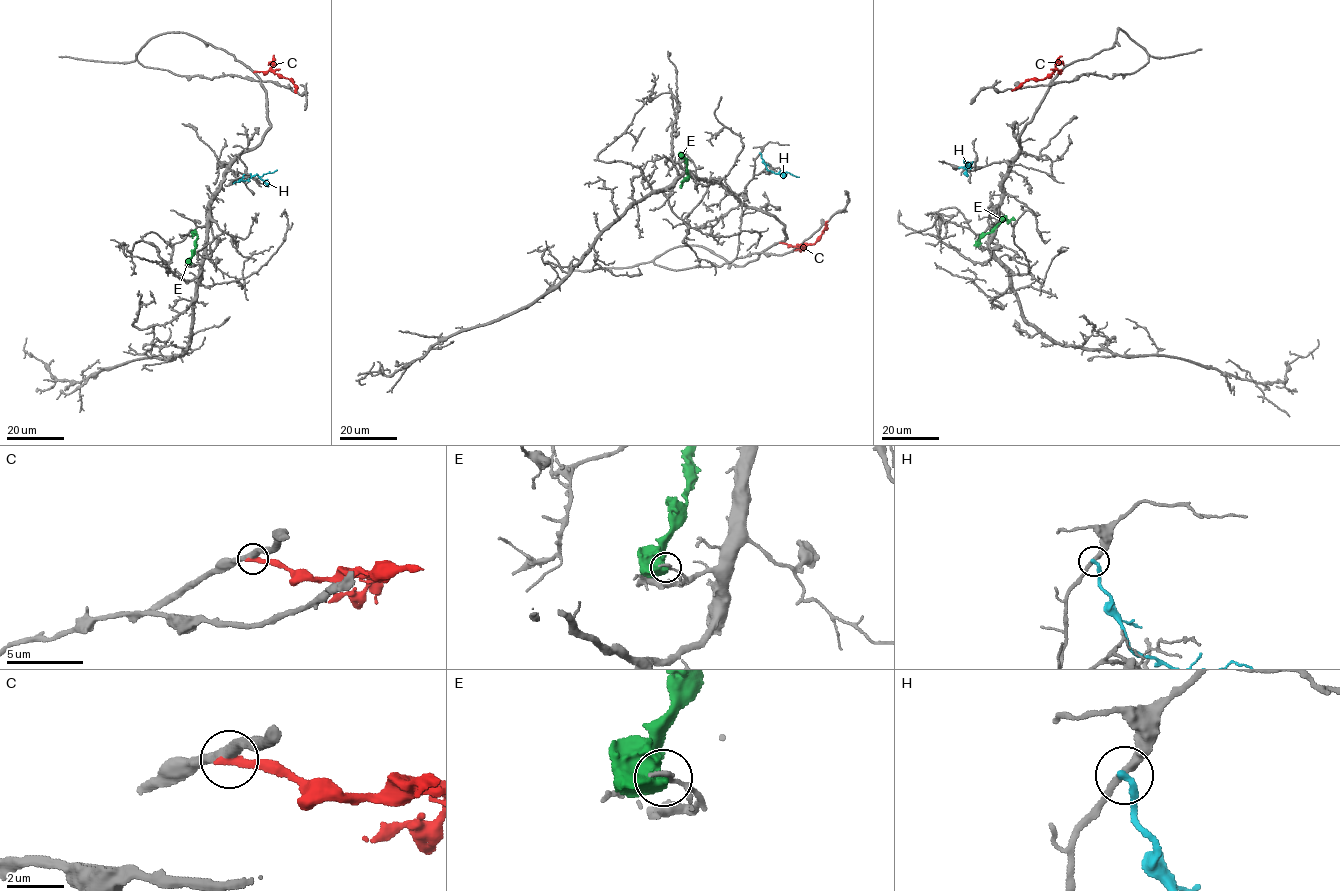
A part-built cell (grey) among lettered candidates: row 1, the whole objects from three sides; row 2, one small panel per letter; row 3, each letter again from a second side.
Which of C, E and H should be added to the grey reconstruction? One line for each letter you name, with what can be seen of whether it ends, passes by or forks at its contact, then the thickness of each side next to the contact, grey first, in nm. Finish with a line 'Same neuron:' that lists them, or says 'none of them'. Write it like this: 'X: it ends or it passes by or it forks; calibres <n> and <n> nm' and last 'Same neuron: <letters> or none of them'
Same neuron: none of them

